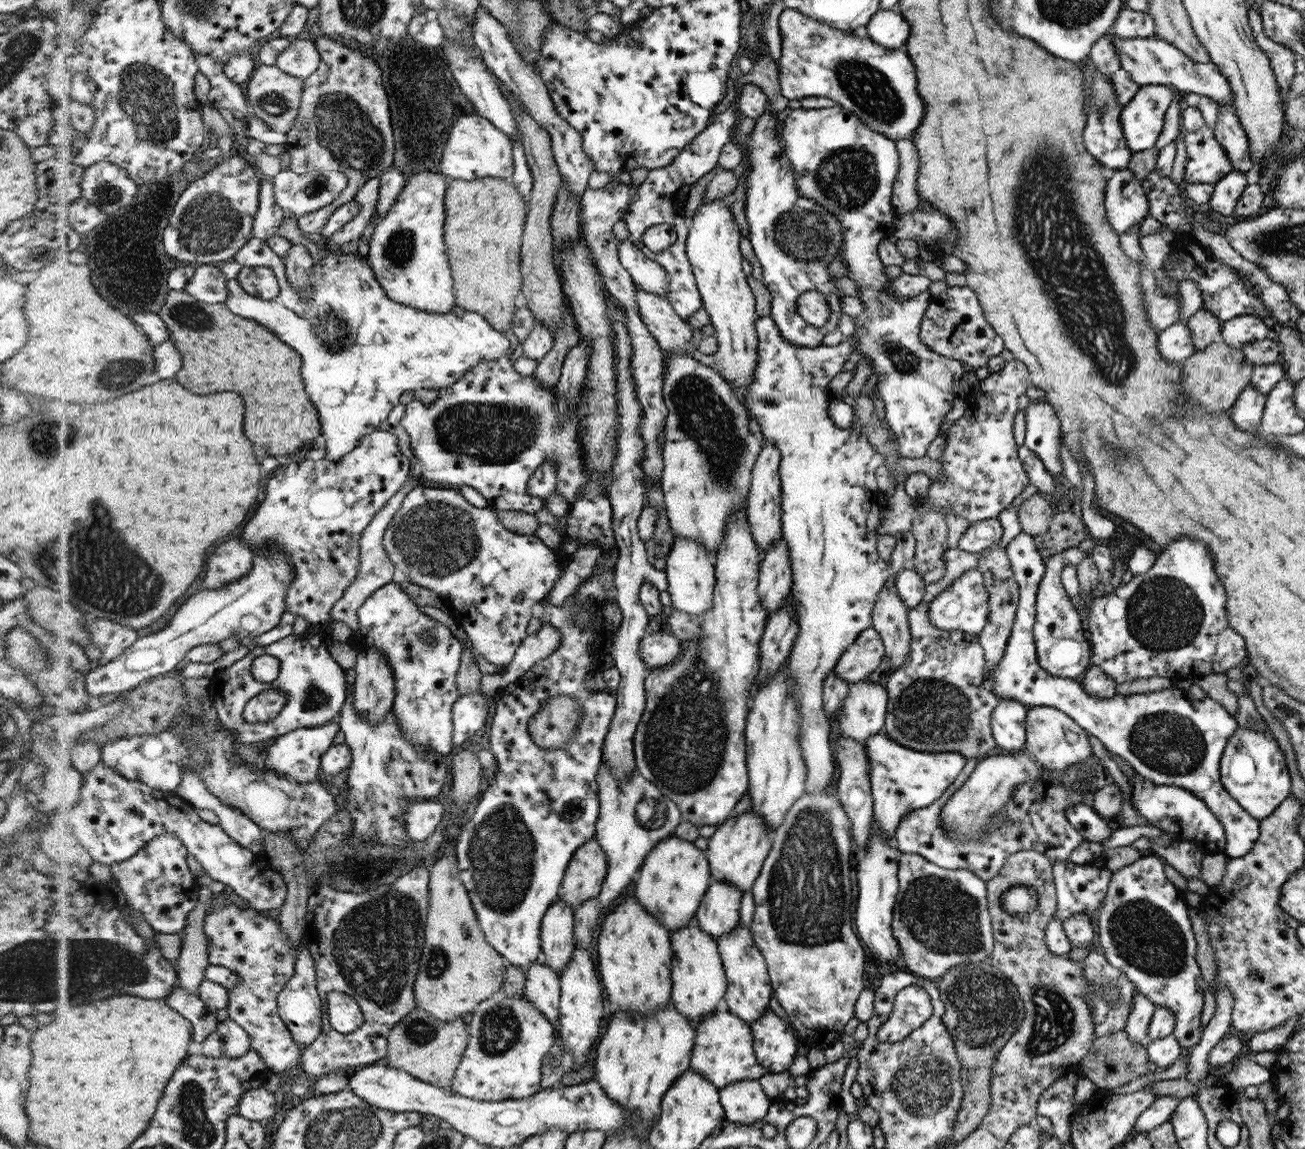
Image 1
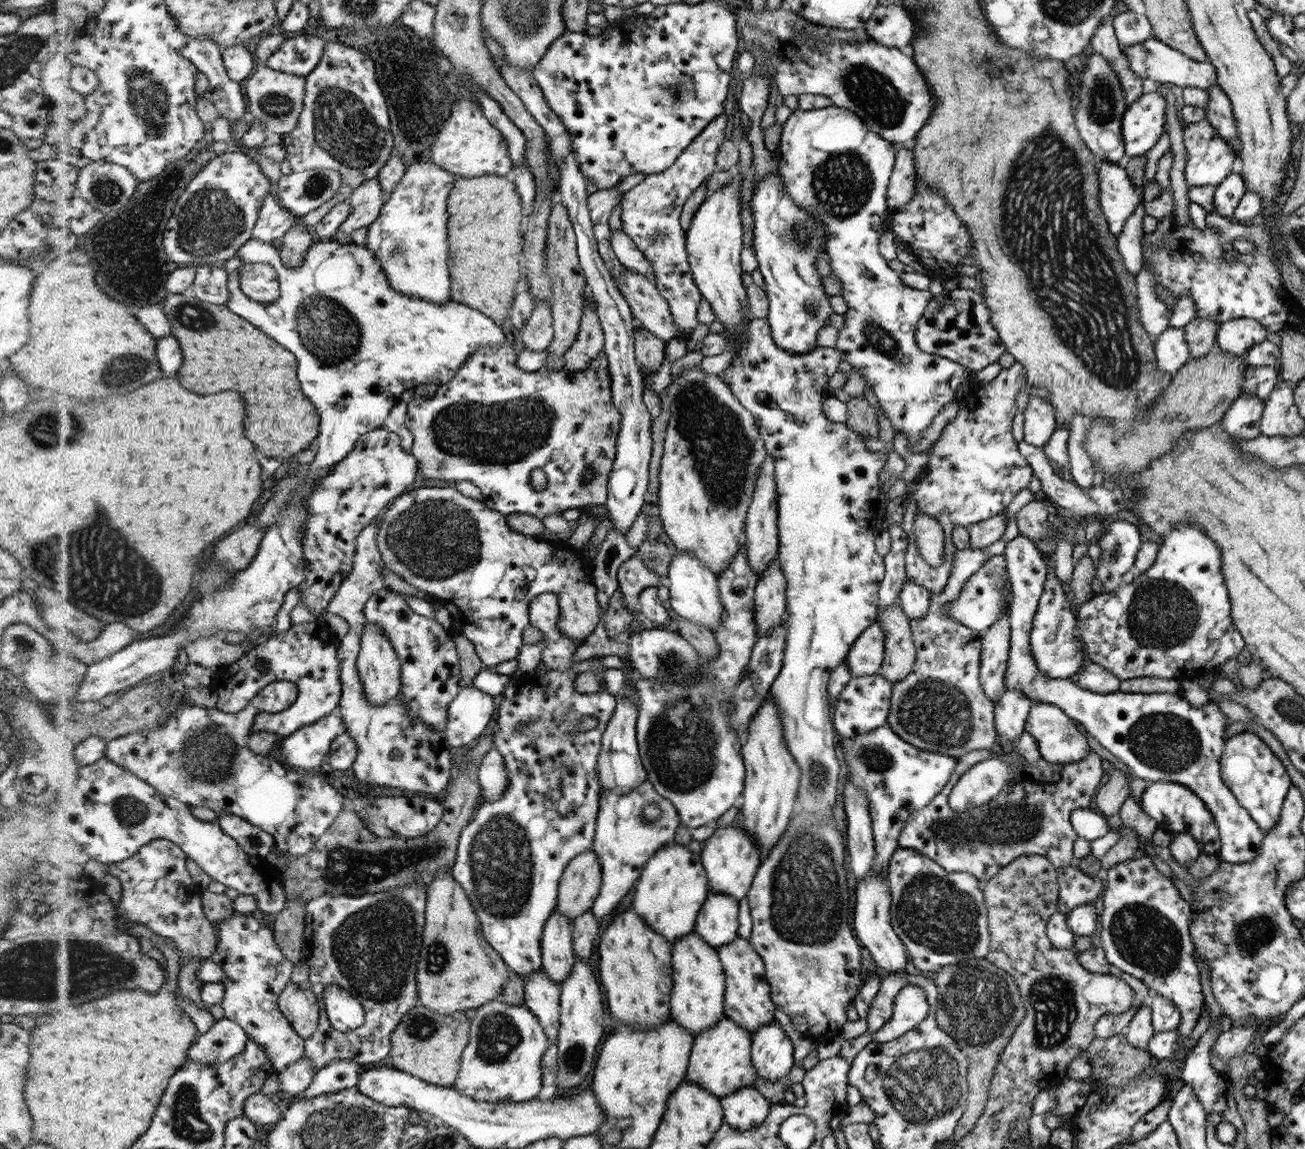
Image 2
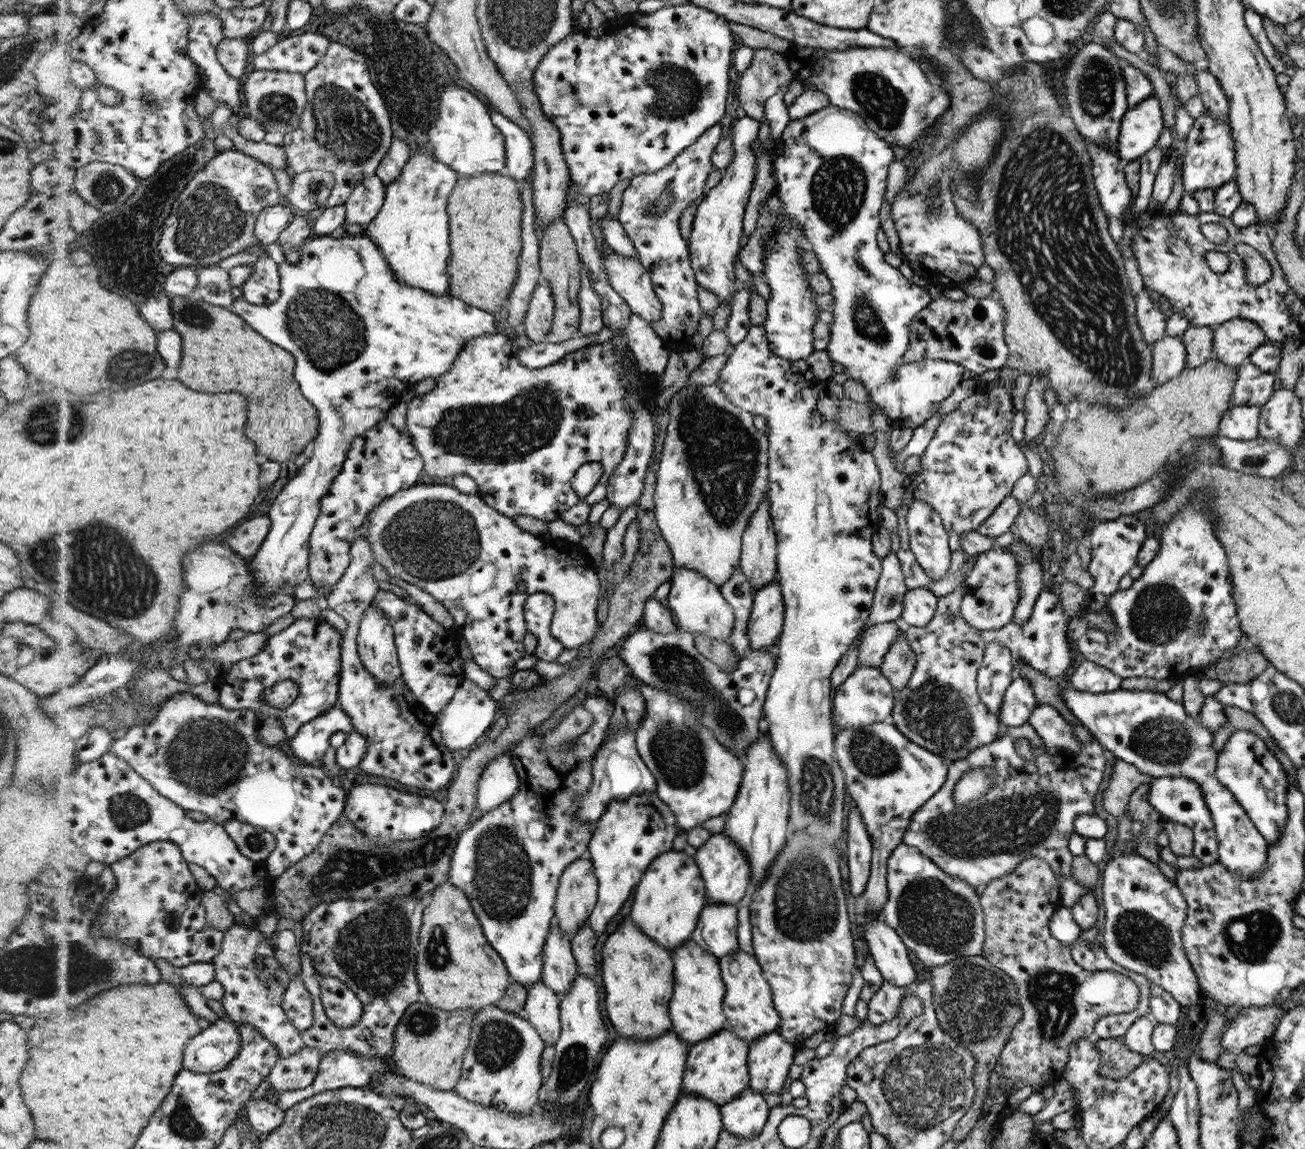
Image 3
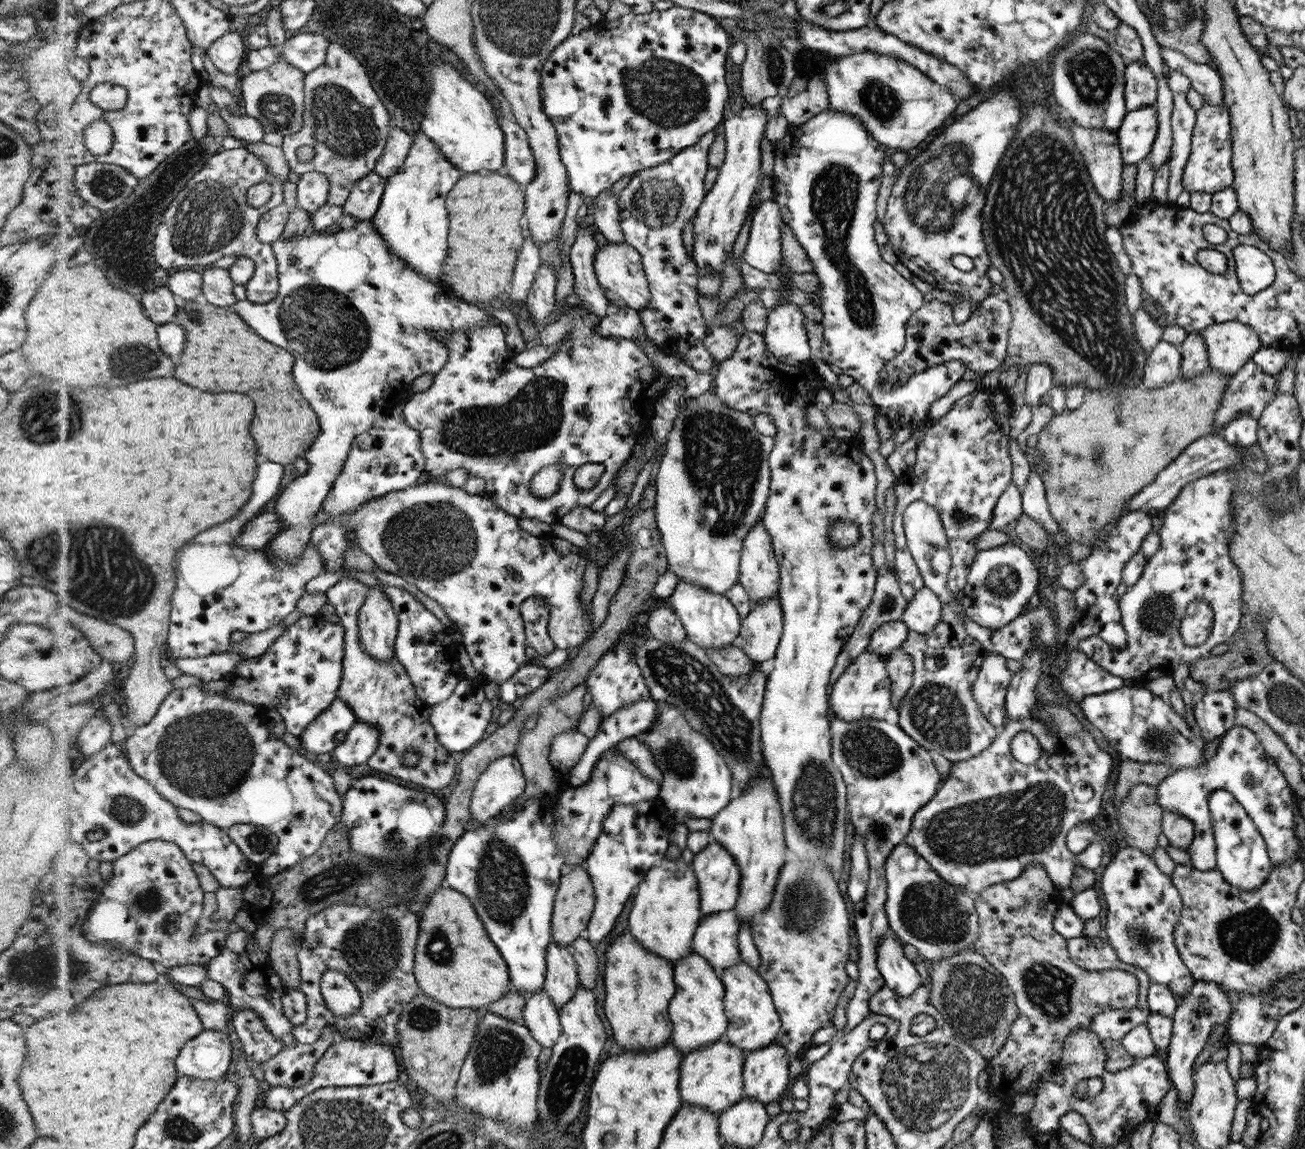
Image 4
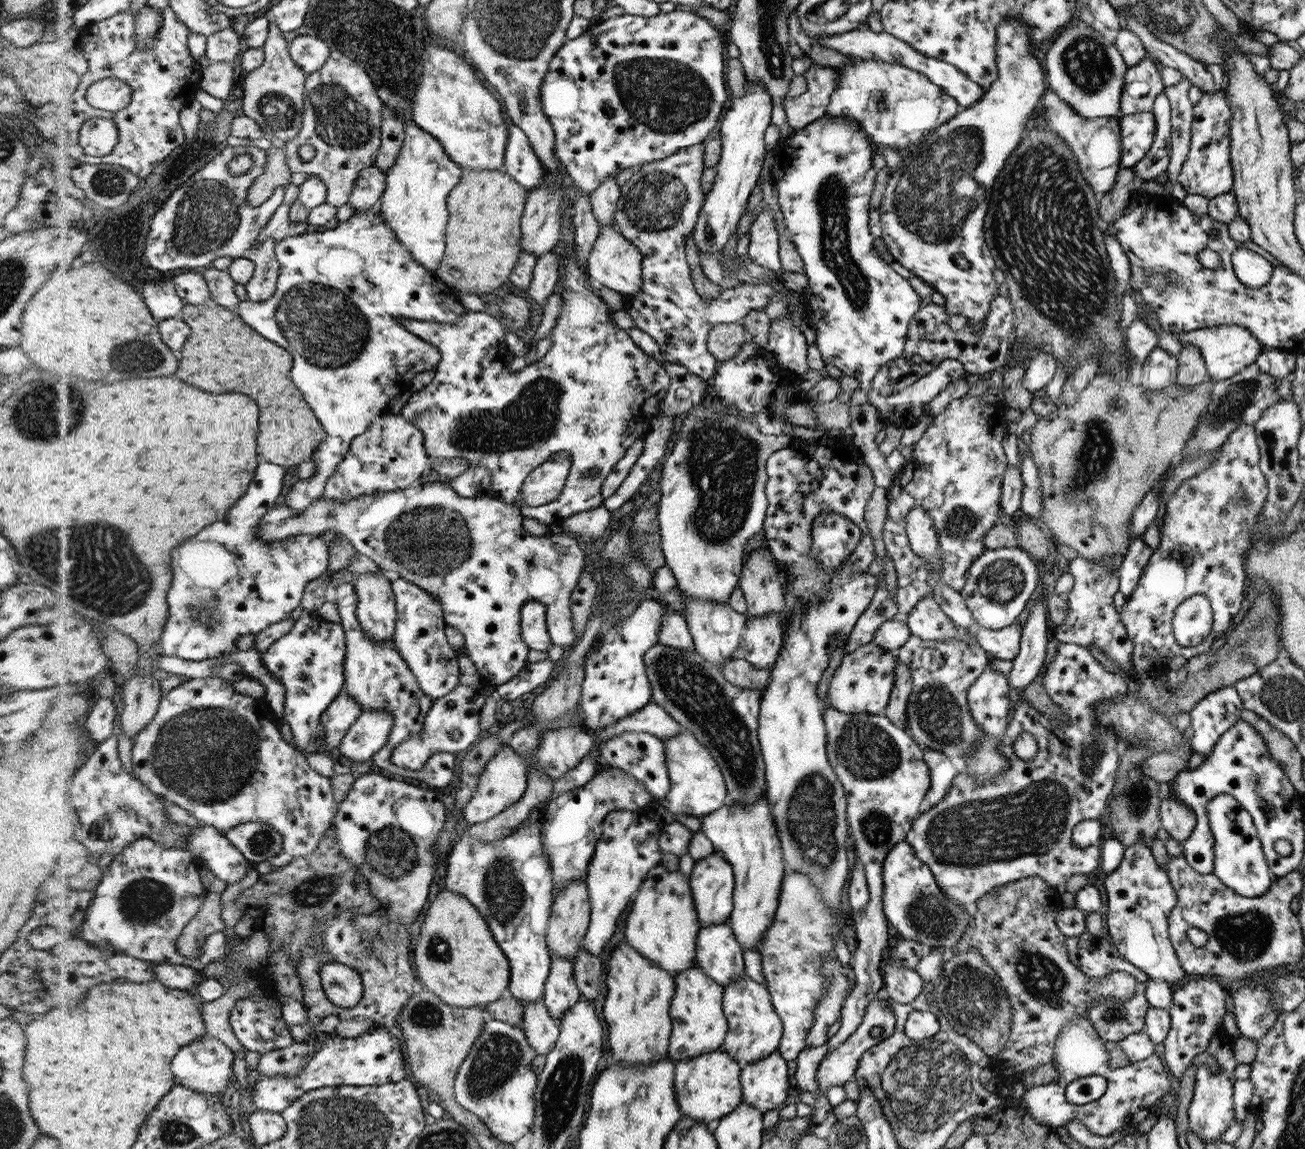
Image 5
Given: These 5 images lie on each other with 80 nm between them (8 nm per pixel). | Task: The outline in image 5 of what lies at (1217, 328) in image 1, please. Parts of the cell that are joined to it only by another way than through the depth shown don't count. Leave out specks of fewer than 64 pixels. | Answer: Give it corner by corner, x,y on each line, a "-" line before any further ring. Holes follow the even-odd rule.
1192,345
1181,348
1177,358
1176,384
1185,387
1193,387
1210,378
1202,353

